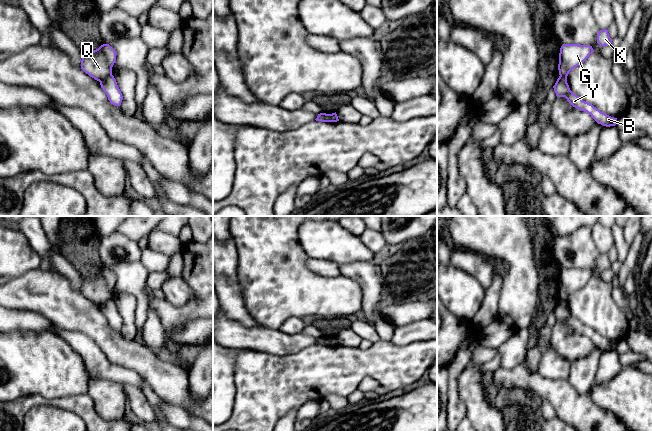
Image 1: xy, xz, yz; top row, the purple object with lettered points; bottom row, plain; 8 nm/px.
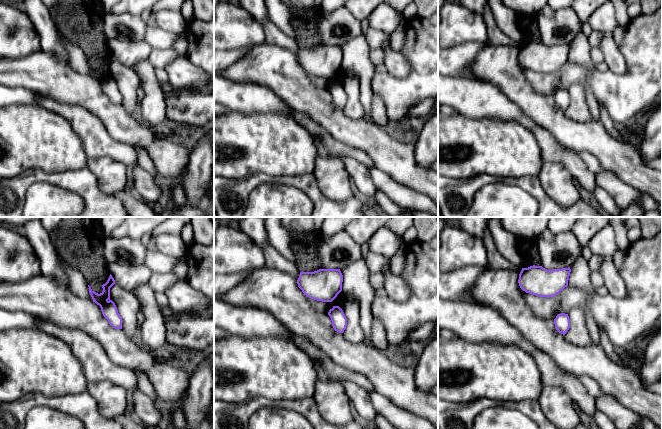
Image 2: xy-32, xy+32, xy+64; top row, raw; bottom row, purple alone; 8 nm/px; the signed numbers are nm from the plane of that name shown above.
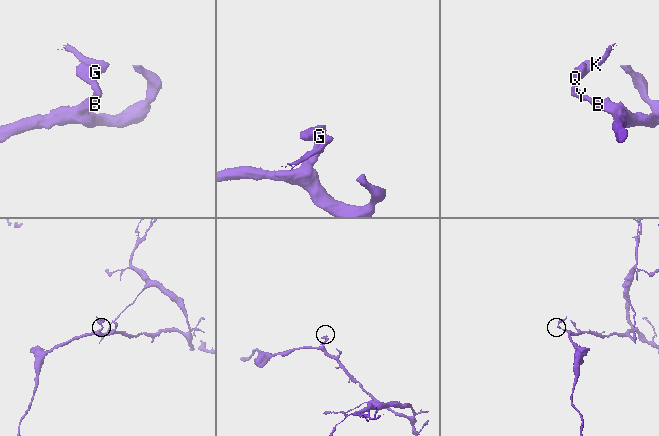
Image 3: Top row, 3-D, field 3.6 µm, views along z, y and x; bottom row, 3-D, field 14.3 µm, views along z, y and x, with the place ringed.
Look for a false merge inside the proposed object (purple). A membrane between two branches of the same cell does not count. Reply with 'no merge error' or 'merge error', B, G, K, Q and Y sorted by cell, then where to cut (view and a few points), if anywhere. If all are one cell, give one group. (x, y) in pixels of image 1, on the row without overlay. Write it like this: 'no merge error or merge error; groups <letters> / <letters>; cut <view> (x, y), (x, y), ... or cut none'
merge error; groups B Y / G K Q; cut xy (111, 297), (99, 305)

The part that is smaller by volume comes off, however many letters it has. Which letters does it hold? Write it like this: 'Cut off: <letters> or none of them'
Cut off: G, K, Q

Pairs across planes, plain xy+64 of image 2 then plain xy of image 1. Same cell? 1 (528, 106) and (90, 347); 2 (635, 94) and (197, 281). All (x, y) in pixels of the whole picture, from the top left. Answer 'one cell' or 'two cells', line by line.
1: two cells
2: one cell

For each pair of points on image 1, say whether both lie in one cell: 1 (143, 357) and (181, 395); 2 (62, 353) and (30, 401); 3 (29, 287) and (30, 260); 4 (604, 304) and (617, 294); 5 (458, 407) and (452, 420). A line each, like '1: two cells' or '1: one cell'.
1: one cell
2: two cells
3: two cells
4: two cells
5: one cell

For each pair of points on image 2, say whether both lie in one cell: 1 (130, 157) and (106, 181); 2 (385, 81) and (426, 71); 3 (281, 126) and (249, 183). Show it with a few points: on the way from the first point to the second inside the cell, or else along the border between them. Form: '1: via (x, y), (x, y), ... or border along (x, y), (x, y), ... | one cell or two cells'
1: border along (101, 156), (107, 156), (127, 166) | two cells
2: via (395, 83), (414, 83), (416, 81) | one cell
3: border along (278, 176), (250, 173), (240, 178), (232, 178) | two cells

